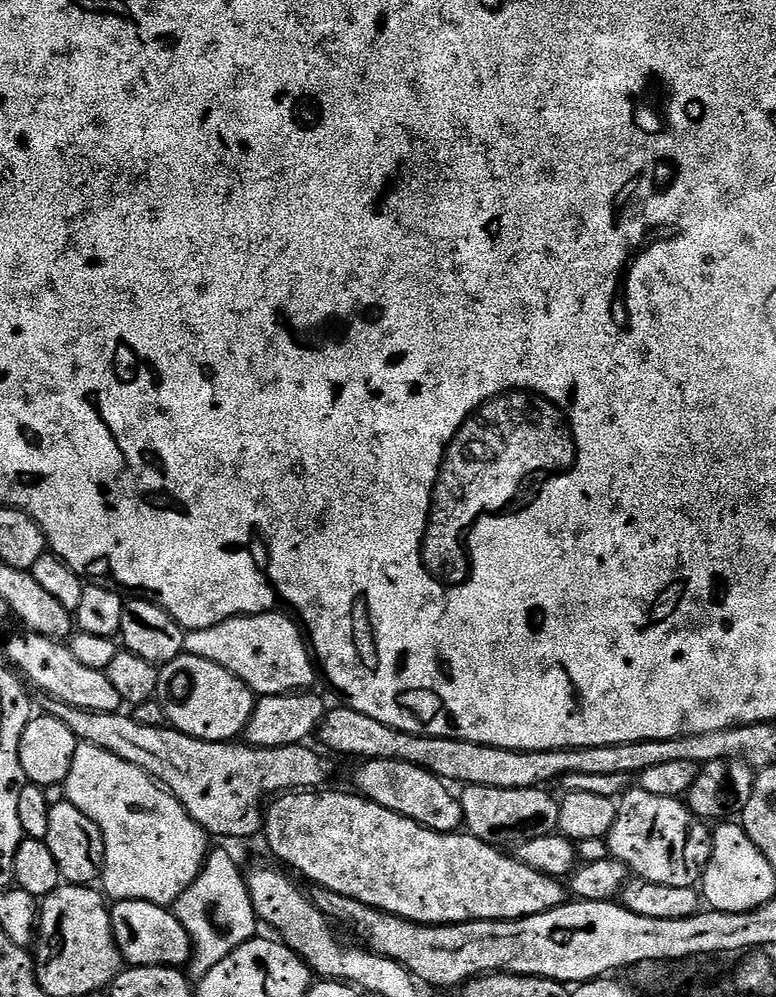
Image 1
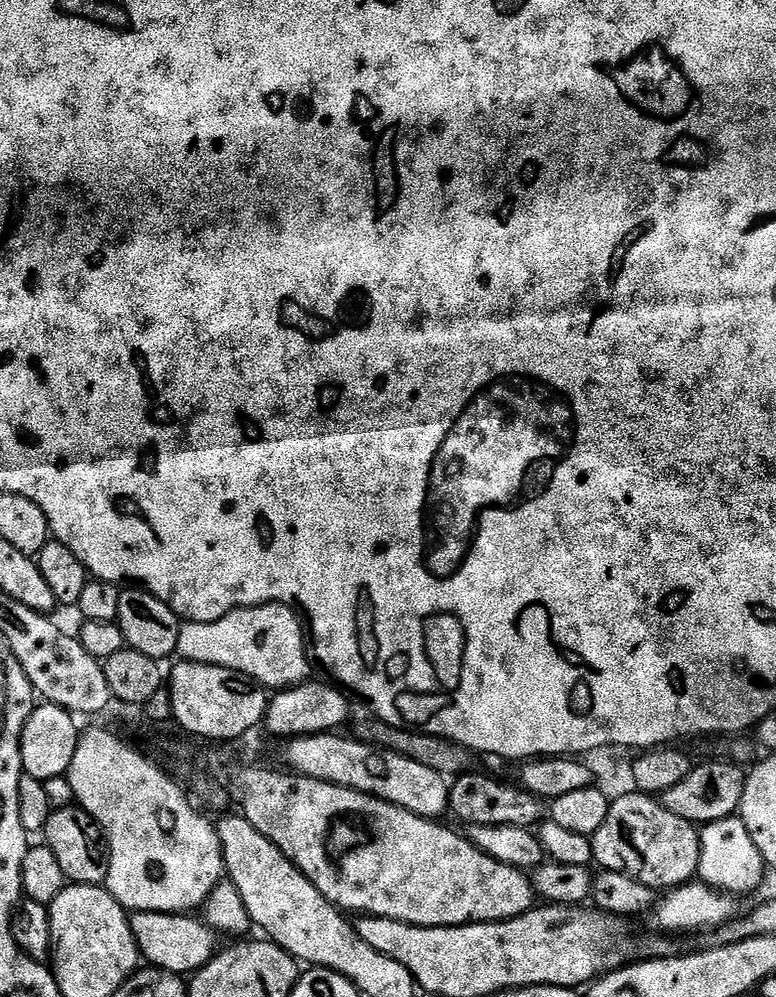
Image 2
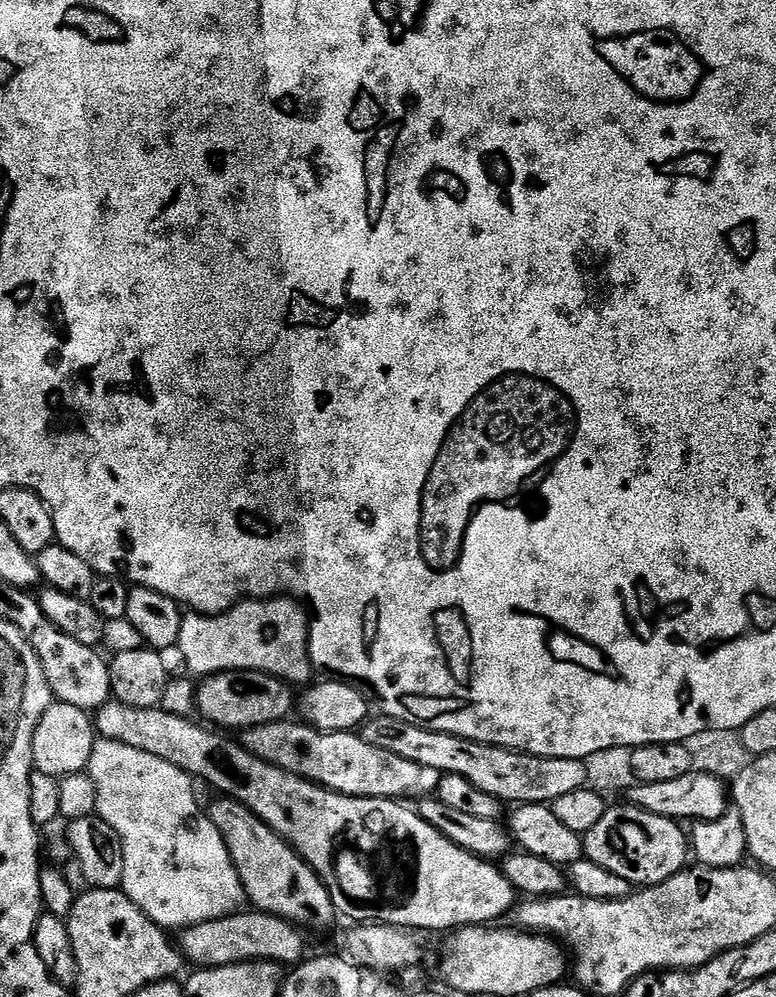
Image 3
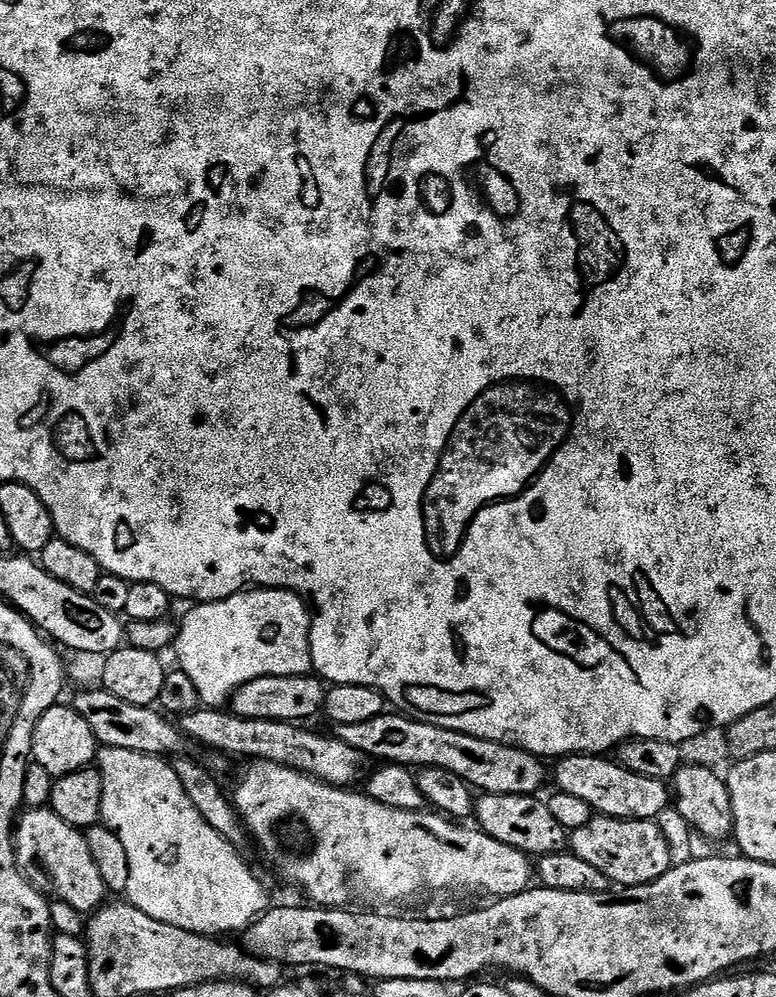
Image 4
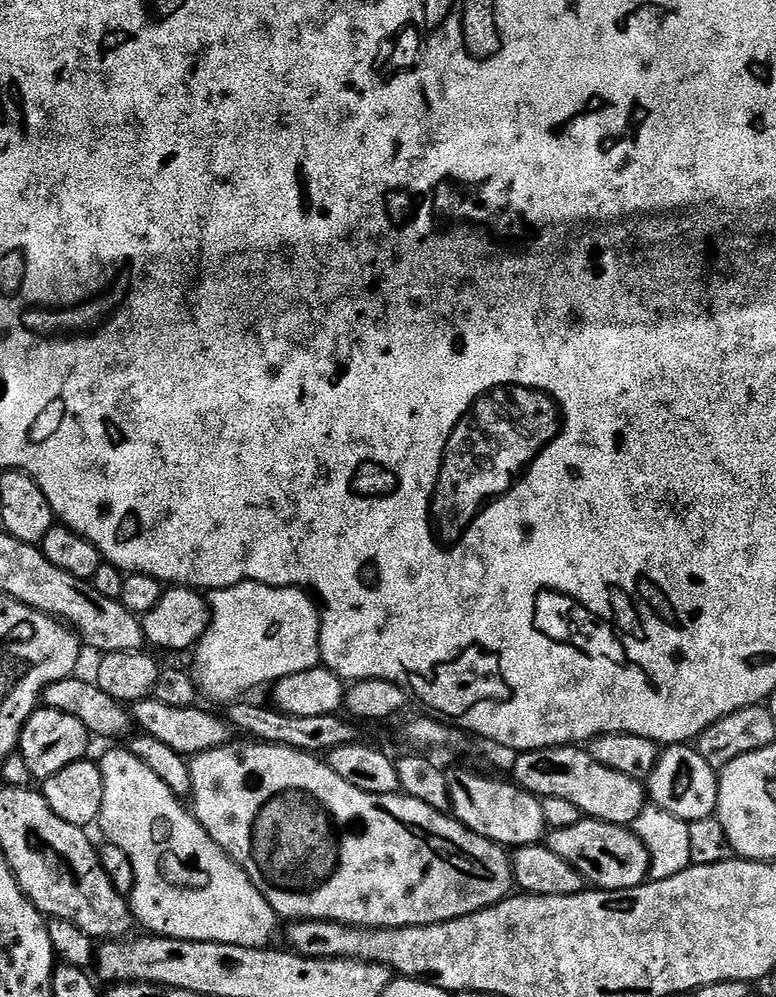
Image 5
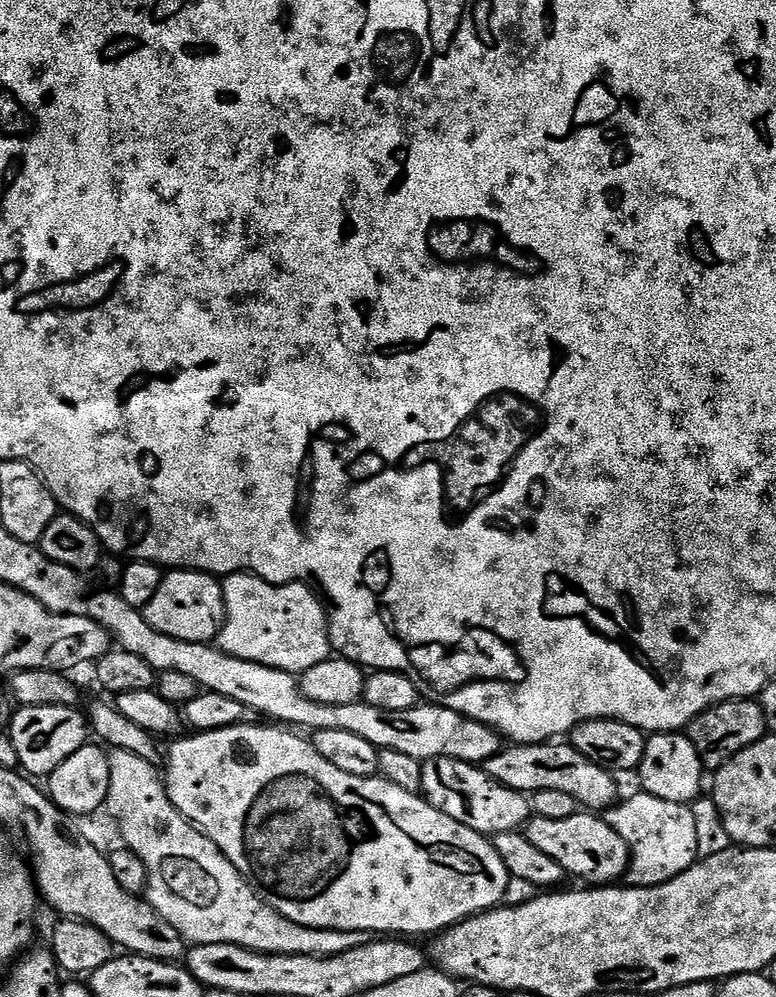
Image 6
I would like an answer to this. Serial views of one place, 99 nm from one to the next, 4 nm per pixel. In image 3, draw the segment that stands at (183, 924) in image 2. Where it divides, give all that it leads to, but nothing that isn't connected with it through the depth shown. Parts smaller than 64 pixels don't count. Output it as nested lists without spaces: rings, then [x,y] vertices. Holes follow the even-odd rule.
[[[237,910],[231,916],[223,916],[210,922],[201,922],[179,933],[178,947],[187,963],[202,968],[221,968],[231,964],[249,964],[252,960],[266,960],[270,964],[281,966],[295,966],[305,959],[304,936],[305,933],[288,920],[278,918],[269,912],[259,910]]]

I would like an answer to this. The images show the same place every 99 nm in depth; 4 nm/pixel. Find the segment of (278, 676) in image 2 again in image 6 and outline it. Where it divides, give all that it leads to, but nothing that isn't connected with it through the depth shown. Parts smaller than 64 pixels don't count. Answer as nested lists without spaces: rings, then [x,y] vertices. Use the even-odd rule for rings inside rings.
[[[235,572],[232,576],[225,576],[222,583],[227,617],[218,637],[220,651],[234,658],[242,658],[293,674],[303,674],[310,670],[310,666],[318,666],[318,662],[333,655],[332,639],[328,637],[329,617],[324,617],[324,608],[320,605],[321,597],[307,583],[271,584],[247,572]]]

